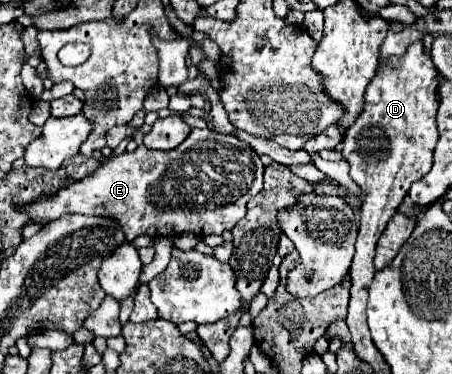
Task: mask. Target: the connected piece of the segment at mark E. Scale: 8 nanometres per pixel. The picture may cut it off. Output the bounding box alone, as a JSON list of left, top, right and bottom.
[18,128,264,242]

